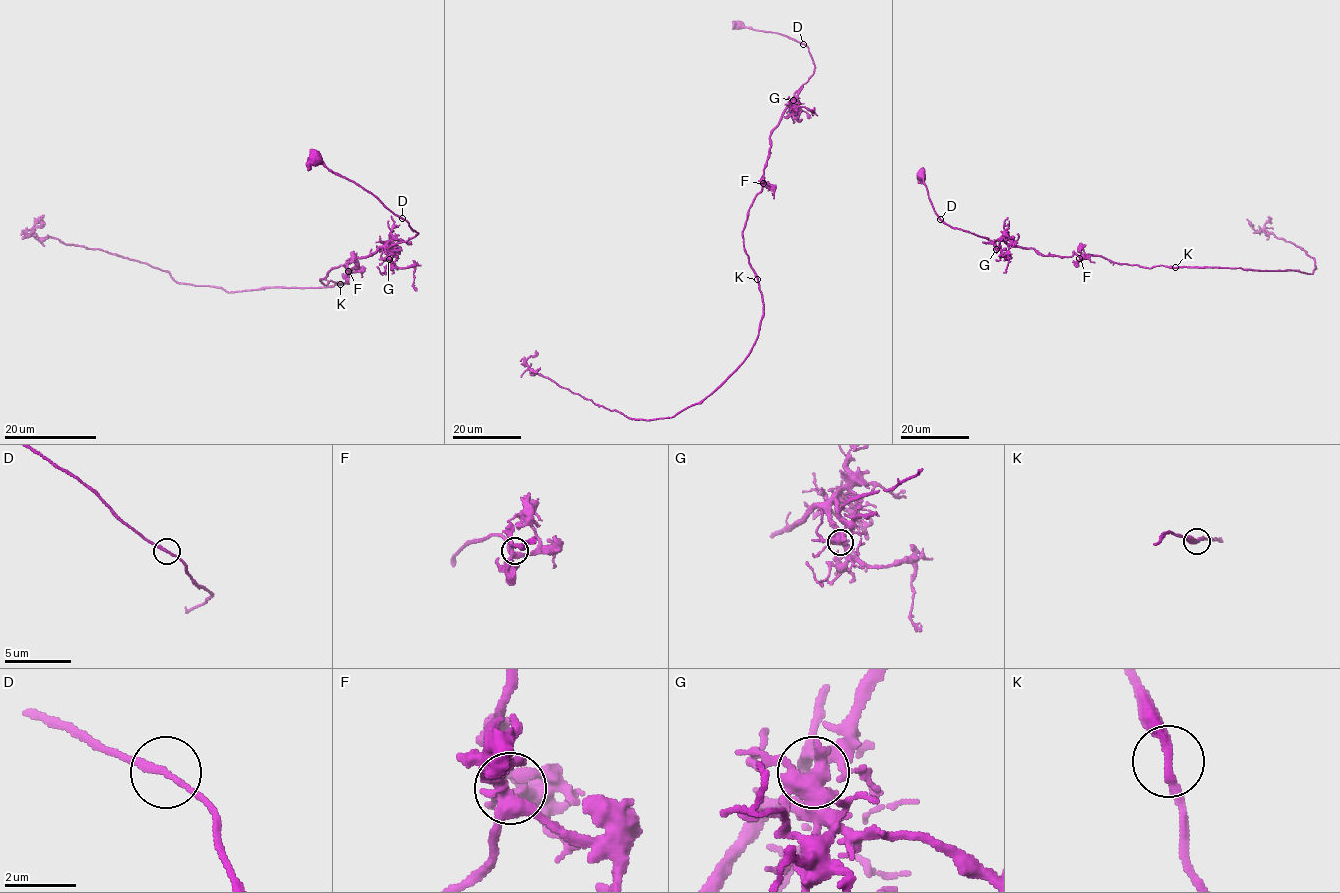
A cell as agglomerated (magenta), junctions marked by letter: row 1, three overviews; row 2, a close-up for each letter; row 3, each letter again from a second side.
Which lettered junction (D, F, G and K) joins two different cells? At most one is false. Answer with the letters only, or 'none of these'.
none of these

